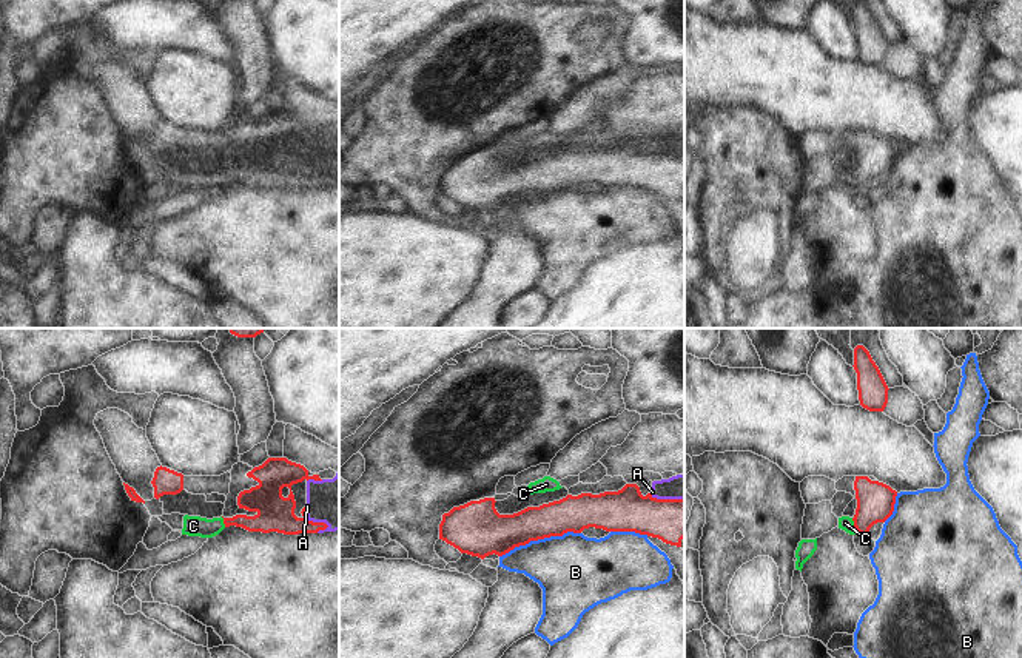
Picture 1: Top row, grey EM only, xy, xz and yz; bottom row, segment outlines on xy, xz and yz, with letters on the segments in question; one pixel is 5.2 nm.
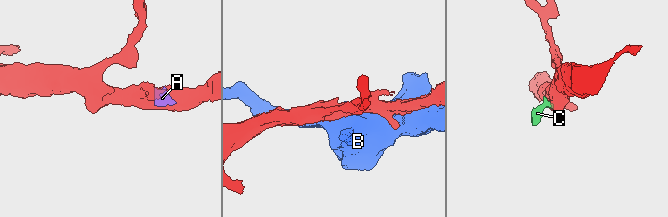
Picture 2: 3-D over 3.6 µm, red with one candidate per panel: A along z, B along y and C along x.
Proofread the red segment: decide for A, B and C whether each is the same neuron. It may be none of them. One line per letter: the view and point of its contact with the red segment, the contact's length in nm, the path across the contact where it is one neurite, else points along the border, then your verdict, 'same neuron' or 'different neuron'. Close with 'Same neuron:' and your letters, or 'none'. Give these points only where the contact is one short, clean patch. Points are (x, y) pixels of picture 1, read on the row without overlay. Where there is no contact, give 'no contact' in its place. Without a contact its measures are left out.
A: meets red in xy at (315, 134); contact 90 nm long; runs through xy (275, 128), (302, 128), (315, 134), (338, 157); same neuron
B: meets red in xz at (540, 193); contact 440 nm long; different neuron
C: meets red in yz at (854, 181); contact 90 nm long; runs through yz (876, 156), (854, 181), (845, 177); same neuron
Same neuron: A, C

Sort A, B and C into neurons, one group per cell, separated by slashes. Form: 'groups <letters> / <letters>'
groups A C / B

